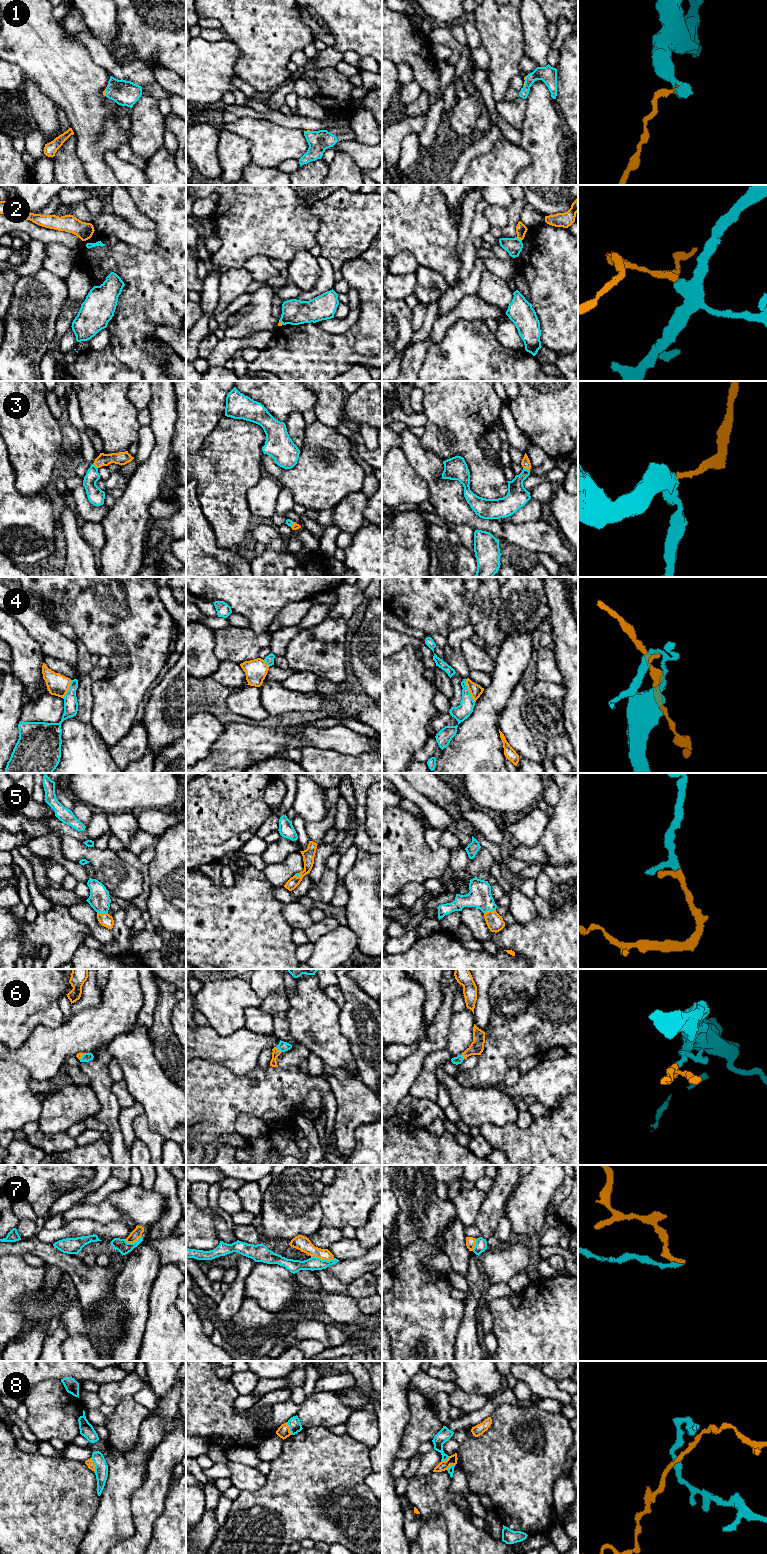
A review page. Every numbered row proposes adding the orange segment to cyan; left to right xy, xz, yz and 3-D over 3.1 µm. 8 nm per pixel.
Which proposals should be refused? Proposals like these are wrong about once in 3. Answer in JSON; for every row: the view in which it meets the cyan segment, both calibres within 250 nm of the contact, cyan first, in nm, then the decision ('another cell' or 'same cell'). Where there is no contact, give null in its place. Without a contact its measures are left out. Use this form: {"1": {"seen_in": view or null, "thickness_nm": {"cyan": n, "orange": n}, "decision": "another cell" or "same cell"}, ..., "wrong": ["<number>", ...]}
{"1": {"seen_in": "xy", "thickness_nm": {"cyan": 200, "orange": 30}, "decision": "same cell"}, "2": {"seen_in": "yz", "thickness_nm": {"cyan": 140, "orange": 90}, "decision": "another cell"}, "3": {"seen_in": "yz", "thickness_nm": {"cyan": 170, "orange": 70}, "decision": "same cell"}, "4": {"seen_in": "yz", "thickness_nm": {"cyan": 120, "orange": 100}, "decision": "another cell"}, "5": {"seen_in": "yz", "thickness_nm": {"cyan": 190, "orange": 140}, "decision": "same cell"}, "6": {"seen_in": "xz", "thickness_nm": {"cyan": 80, "orange": 60}, "decision": "same cell"}, "7": {"seen_in": "xz", "thickness_nm": {"cyan": 110, "orange": 120}, "decision": "another cell"}, "8": {"seen_in": "xy", "thickness_nm": {"cyan": 110, "orange": 60}, "decision": "another cell"}, "wrong": ["2", "4", "7", "8"]}

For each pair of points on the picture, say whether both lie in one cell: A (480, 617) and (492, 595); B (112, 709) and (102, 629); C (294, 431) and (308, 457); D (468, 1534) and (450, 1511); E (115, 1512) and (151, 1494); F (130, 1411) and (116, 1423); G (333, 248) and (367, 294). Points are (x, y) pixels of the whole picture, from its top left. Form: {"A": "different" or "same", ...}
{"A": "same", "B": "same", "C": "different", "D": "same", "E": "different", "F": "same", "G": "different"}

